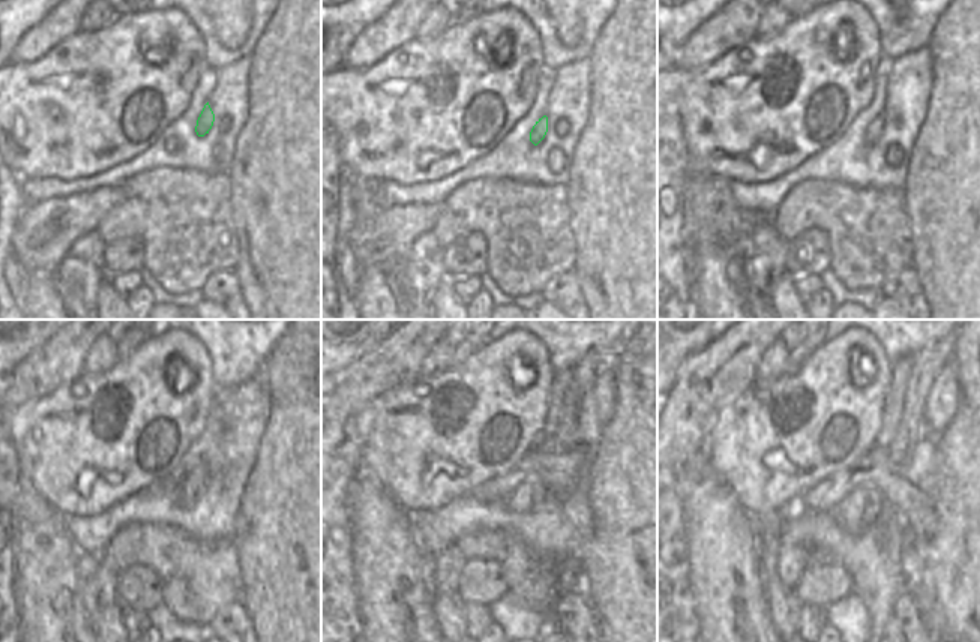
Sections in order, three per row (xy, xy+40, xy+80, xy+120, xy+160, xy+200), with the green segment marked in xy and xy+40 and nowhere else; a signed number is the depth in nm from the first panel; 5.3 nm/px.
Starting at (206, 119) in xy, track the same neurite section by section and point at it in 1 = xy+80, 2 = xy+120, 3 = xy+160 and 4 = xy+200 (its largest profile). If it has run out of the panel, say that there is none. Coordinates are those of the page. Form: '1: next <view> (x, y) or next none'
1: next xy+80 (874, 131)
2: next xy+120 (194, 483)
3: next xy+160 (529, 495)
4: next xy+200 (857, 512)

